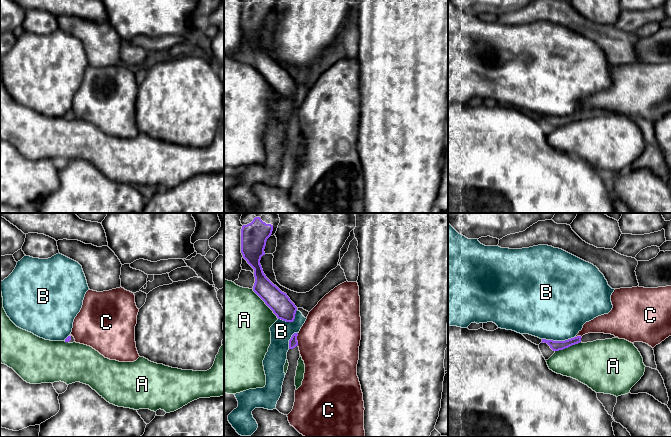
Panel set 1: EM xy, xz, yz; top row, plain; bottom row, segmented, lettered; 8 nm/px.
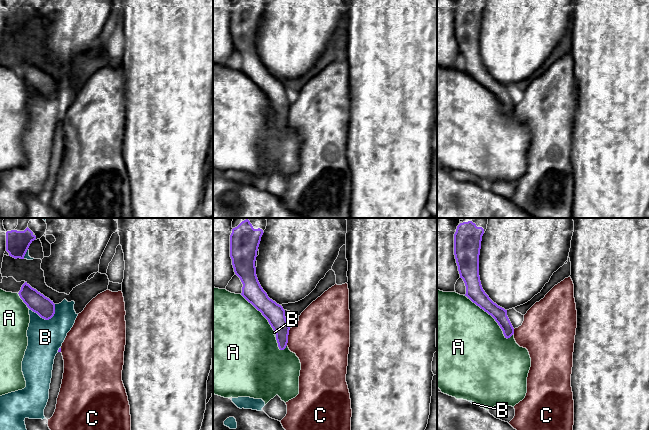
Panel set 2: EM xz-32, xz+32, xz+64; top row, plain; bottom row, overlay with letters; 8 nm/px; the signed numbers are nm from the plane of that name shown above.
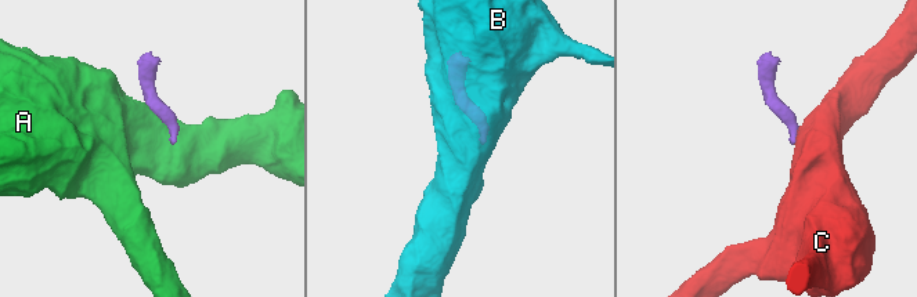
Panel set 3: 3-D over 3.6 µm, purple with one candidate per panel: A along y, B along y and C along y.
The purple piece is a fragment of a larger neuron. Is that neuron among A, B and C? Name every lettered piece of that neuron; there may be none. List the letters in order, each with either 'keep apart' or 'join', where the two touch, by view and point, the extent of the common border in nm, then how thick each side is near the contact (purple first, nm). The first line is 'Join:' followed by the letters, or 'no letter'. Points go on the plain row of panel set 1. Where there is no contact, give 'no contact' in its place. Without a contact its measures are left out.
Join: no letter
A: keep apart | xz (265, 79) | 320 nm | 170/500 nm
B: keep apart | yz (558, 117) | 260 nm | 80/480 nm
C: keep apart | xz (296, 115) | 100 nm | 70/480 nm

